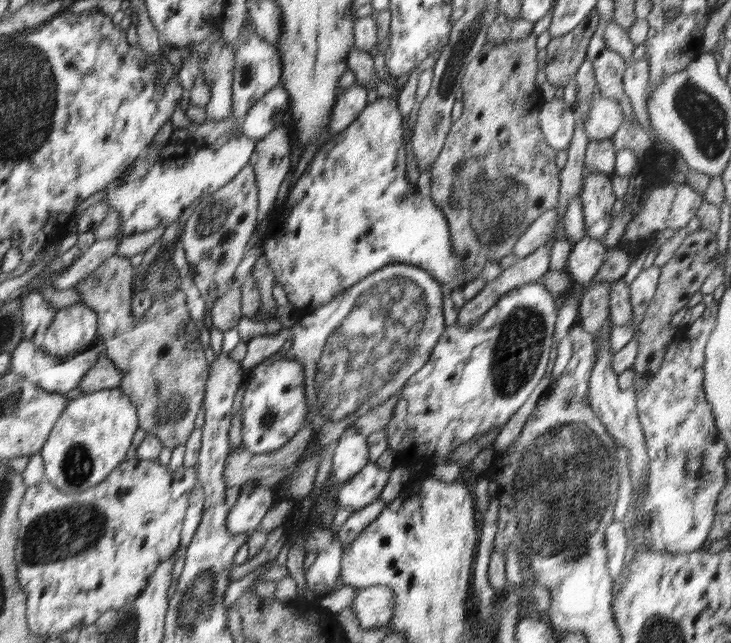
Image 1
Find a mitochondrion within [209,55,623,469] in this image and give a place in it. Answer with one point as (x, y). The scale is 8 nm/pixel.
(380, 332)

